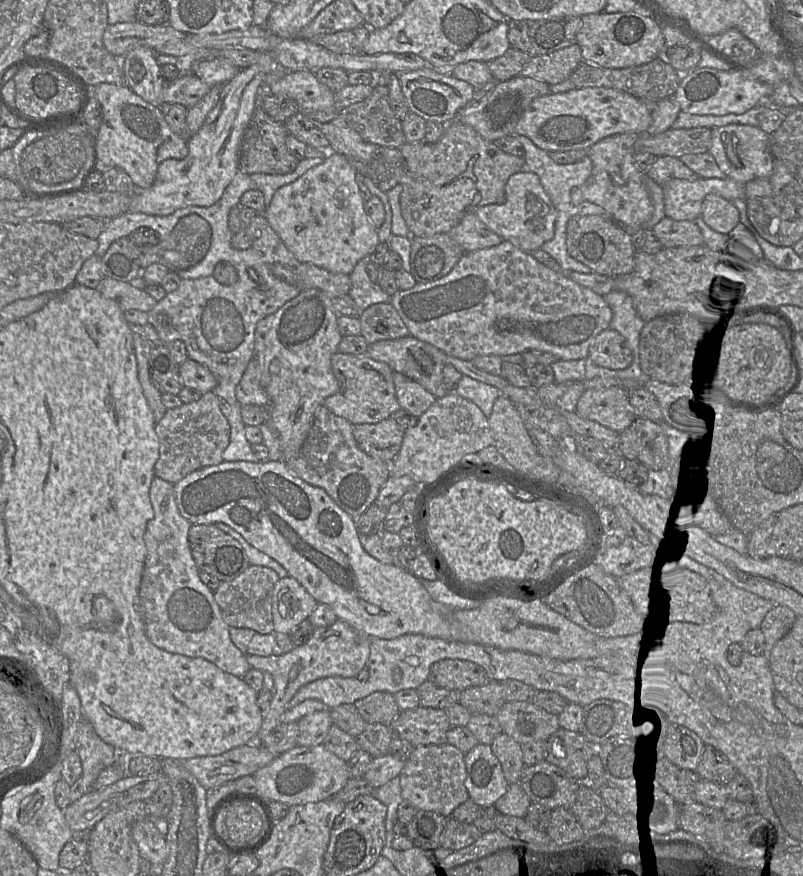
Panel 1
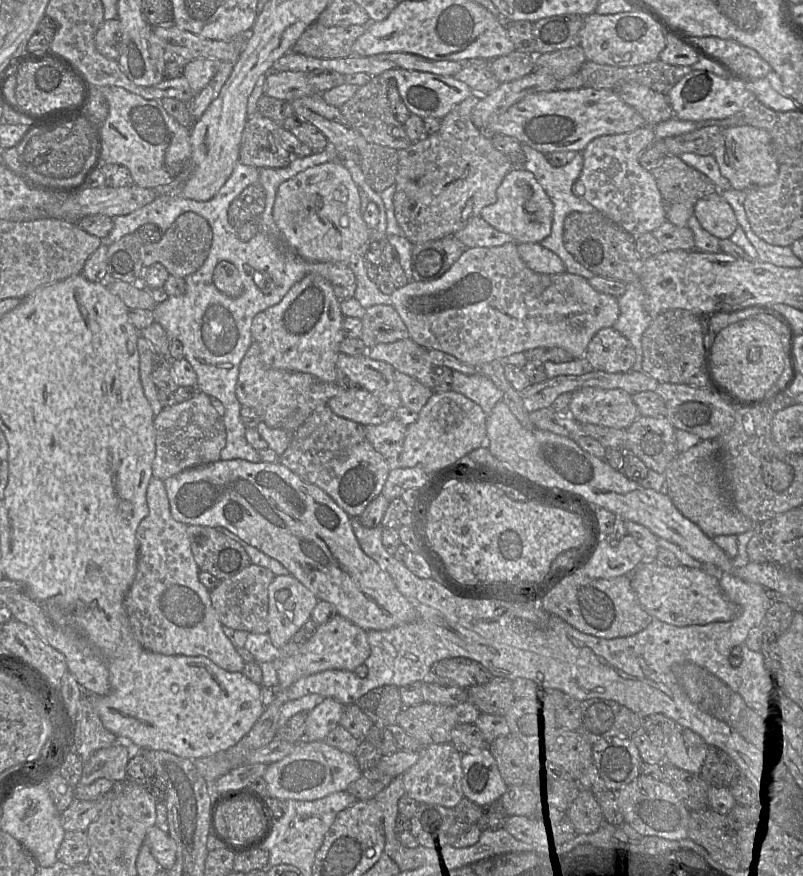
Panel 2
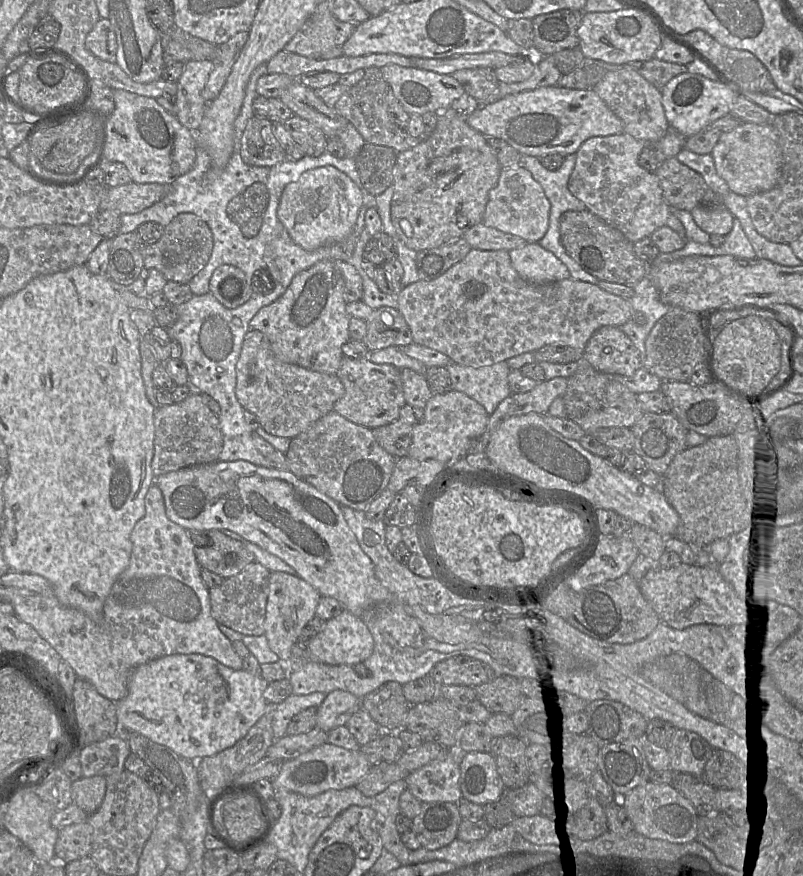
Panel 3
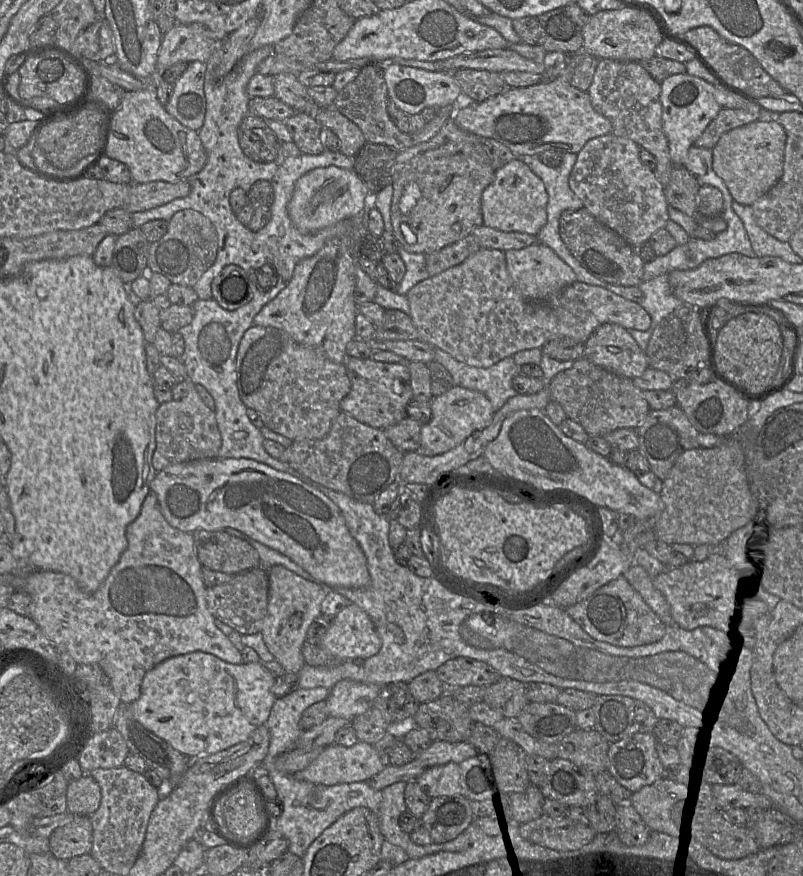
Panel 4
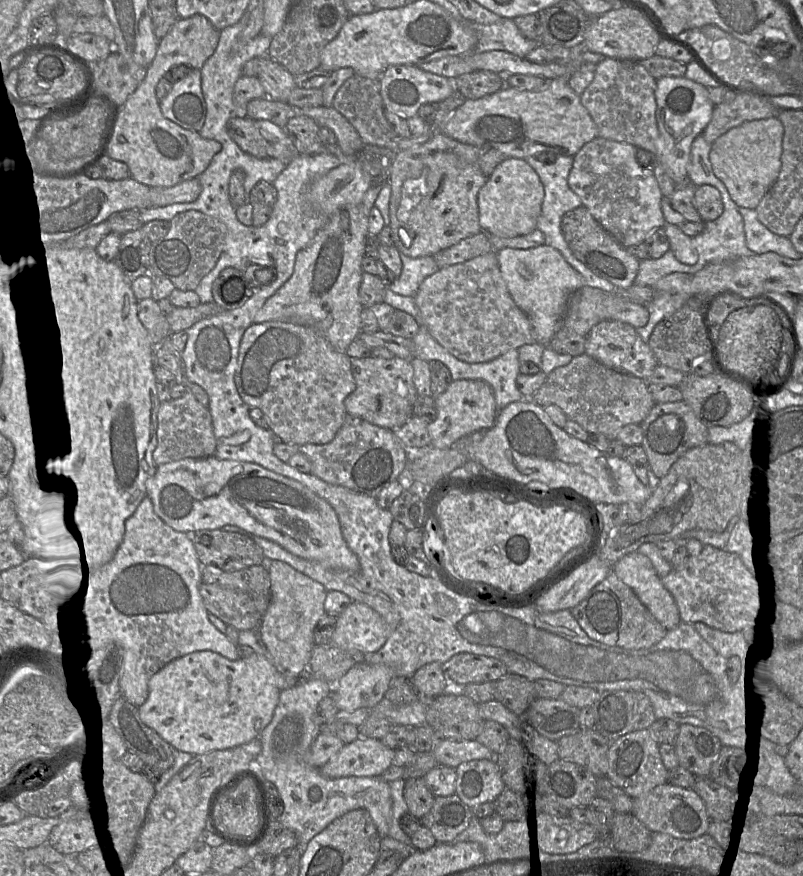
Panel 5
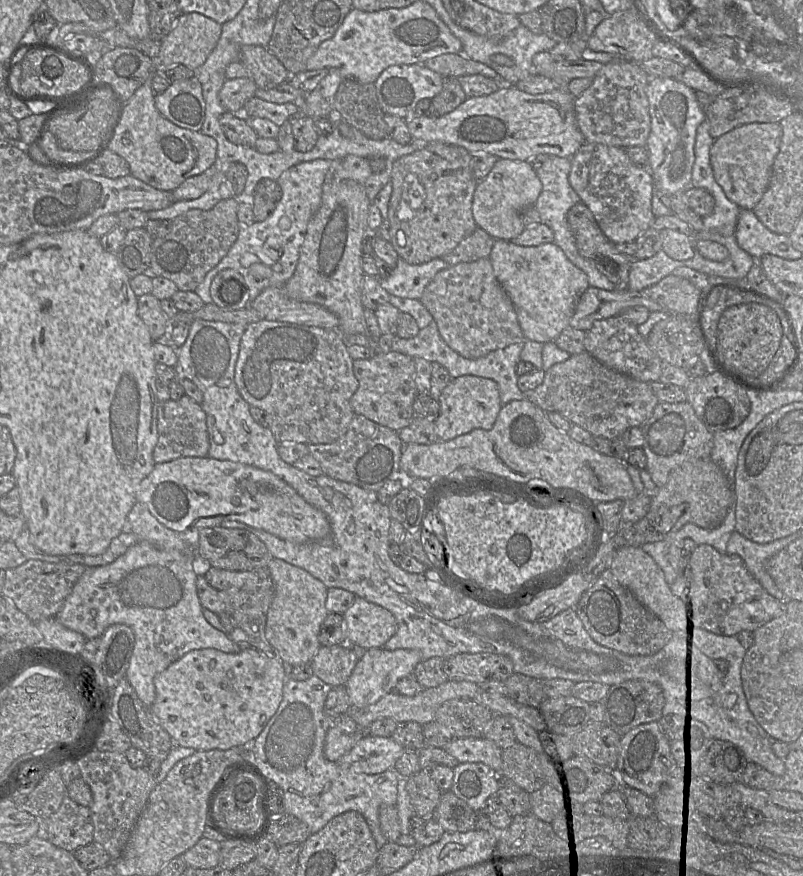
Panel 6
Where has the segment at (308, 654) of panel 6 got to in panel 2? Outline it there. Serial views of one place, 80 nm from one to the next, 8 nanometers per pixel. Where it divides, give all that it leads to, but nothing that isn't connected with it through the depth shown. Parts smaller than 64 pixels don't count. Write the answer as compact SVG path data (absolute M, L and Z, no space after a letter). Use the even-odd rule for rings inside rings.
M292 575L275 576L268 588L268 635L281 649L311 618L316 596Z

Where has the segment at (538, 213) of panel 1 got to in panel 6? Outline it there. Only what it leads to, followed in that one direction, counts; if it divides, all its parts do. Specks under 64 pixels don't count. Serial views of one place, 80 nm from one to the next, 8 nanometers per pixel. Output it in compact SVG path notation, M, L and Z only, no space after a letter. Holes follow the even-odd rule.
M498 159L474 191L472 213L477 227L496 240L510 241L518 237L526 228L522 212L535 205L541 191L541 180L530 161Z

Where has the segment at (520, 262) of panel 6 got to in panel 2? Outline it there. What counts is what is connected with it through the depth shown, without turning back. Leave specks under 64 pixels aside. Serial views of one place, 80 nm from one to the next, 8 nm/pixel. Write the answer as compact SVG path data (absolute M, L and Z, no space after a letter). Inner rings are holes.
M518 243L517 250L523 262L534 272L541 274L566 272L562 260L540 243Z

